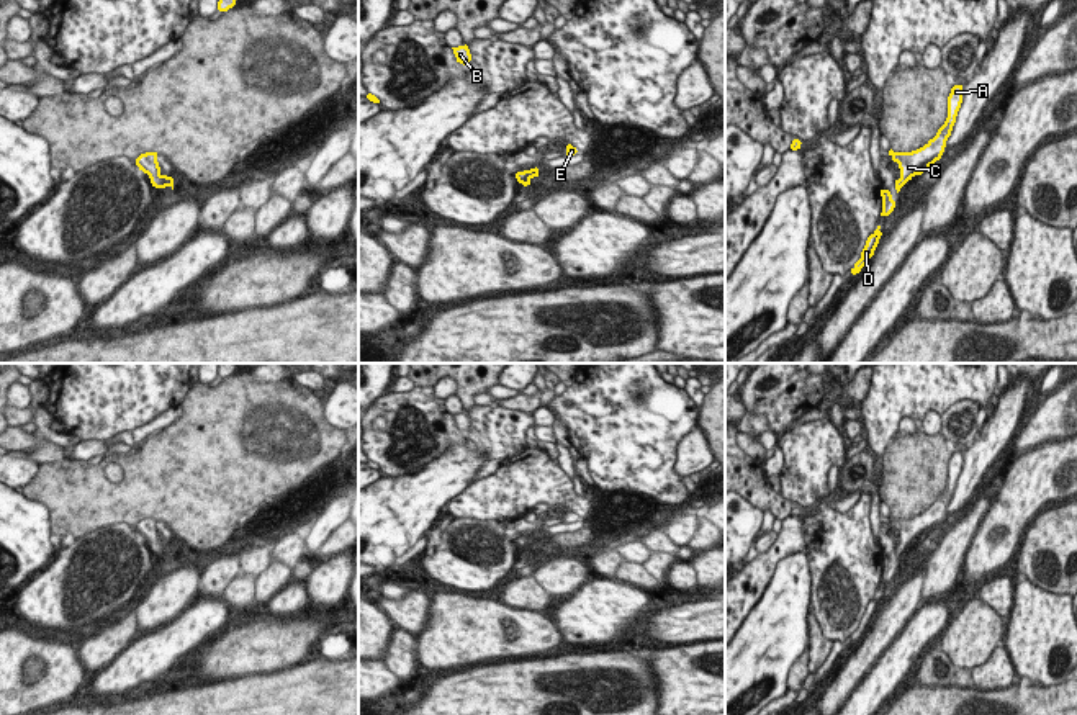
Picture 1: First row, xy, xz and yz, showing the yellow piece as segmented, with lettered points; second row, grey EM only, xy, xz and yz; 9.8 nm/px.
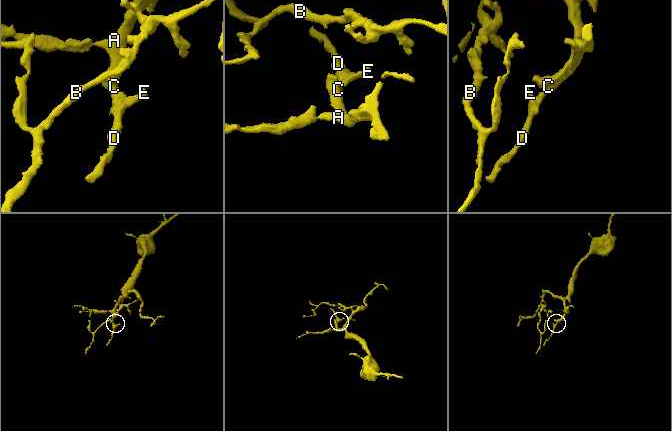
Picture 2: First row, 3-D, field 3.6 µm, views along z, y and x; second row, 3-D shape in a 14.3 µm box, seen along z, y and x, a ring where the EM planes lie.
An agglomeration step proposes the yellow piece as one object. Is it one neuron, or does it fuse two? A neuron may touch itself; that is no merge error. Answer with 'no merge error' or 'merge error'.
no merge error

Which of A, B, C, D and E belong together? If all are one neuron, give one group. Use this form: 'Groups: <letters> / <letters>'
Groups: A B C D E.

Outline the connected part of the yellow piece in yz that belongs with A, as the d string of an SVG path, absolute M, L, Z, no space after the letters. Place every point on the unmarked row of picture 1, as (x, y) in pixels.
M954 452L951 455L948 463L948 484L938 496L936 502L923 514L912 519L894 519L892 515L889 517L889 522L894 528L899 530L900 535L900 545L895 546L897 560L908 546L912 546L915 542L922 542L923 538L930 538L930 533L941 525L946 507L951 502L958 478L961 474L962 461L962 452Z

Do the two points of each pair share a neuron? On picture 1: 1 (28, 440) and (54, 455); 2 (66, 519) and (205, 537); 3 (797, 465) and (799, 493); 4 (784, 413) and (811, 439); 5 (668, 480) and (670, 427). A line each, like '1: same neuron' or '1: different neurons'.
1: same neuron
2: same neuron
3: same neuron
4: different neurons
5: same neuron

